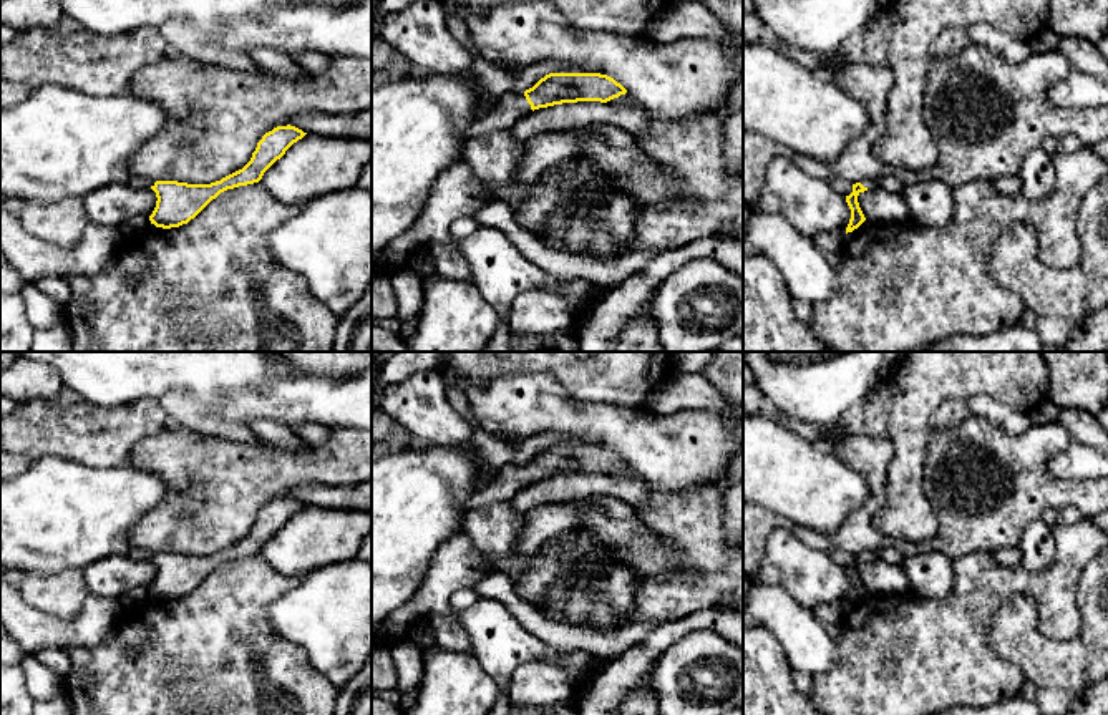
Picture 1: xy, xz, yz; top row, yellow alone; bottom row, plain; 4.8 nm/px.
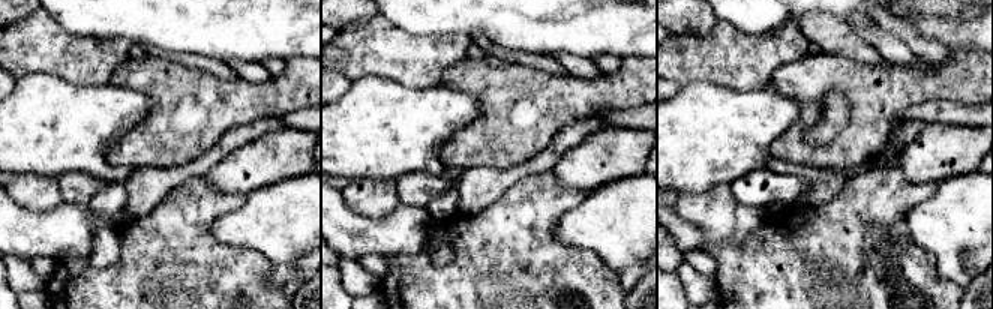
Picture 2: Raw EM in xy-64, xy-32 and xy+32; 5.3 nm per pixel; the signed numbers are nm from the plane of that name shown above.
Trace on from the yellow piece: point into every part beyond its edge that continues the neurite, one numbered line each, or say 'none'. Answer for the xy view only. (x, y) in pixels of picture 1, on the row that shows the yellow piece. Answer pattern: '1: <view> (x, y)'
1: xy (135, 181)

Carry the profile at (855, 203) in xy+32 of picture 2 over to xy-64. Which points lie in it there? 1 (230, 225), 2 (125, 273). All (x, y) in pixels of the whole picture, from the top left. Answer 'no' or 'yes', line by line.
1: no
2: yes

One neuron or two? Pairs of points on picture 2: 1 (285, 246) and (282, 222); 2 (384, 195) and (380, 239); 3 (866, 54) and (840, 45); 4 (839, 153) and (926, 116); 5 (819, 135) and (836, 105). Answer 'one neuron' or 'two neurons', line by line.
1: one neuron
2: two neurons
3: one neuron
4: two neurons
5: one neuron

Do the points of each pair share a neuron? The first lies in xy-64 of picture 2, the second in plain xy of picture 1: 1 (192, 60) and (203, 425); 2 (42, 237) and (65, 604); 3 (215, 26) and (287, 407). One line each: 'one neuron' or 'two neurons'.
1: one neuron
2: two neurons
3: one neuron

